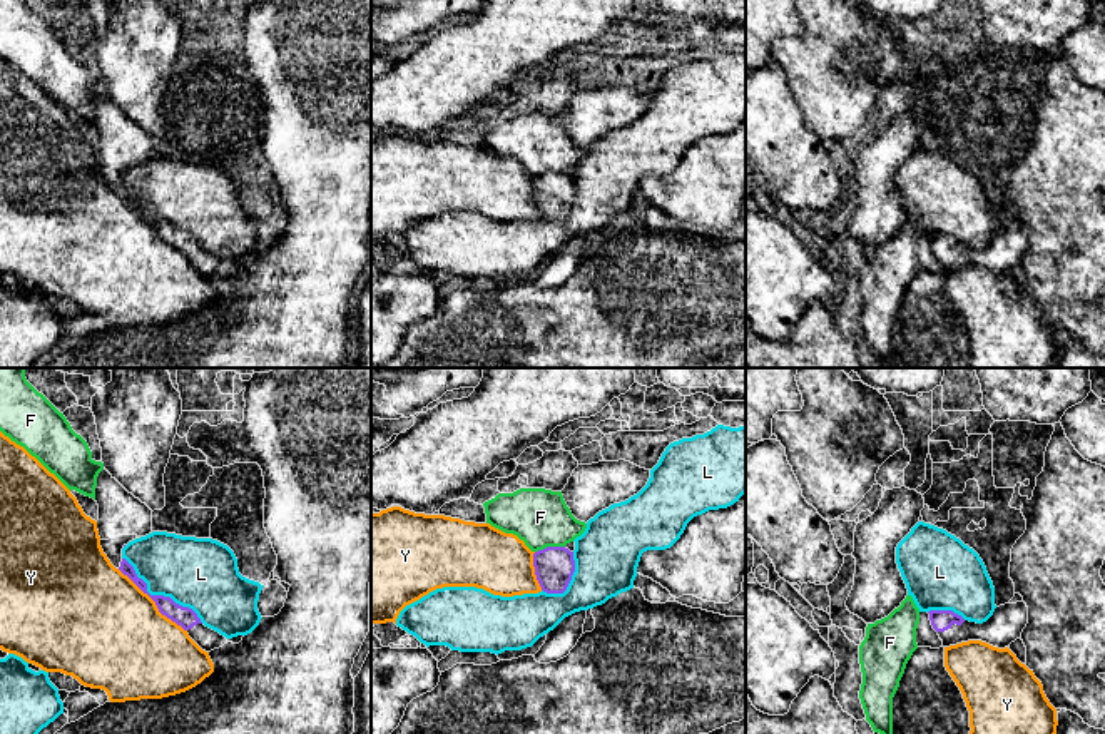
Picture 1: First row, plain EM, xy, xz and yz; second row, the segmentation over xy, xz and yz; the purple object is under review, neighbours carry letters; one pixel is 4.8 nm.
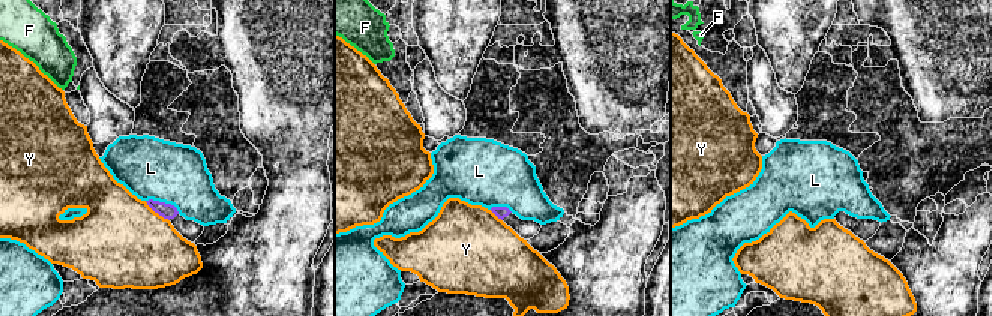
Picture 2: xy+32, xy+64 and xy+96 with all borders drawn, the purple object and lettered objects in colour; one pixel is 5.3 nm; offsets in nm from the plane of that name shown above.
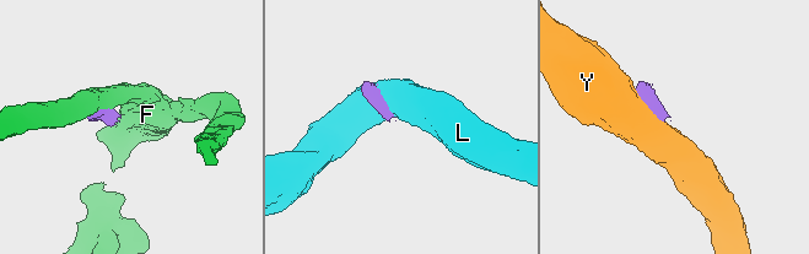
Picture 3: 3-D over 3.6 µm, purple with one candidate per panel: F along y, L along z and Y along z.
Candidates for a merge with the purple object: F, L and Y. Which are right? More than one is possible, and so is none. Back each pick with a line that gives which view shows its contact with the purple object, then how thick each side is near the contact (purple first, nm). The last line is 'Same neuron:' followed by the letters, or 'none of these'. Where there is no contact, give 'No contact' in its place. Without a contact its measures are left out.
Same neuron: none of these

